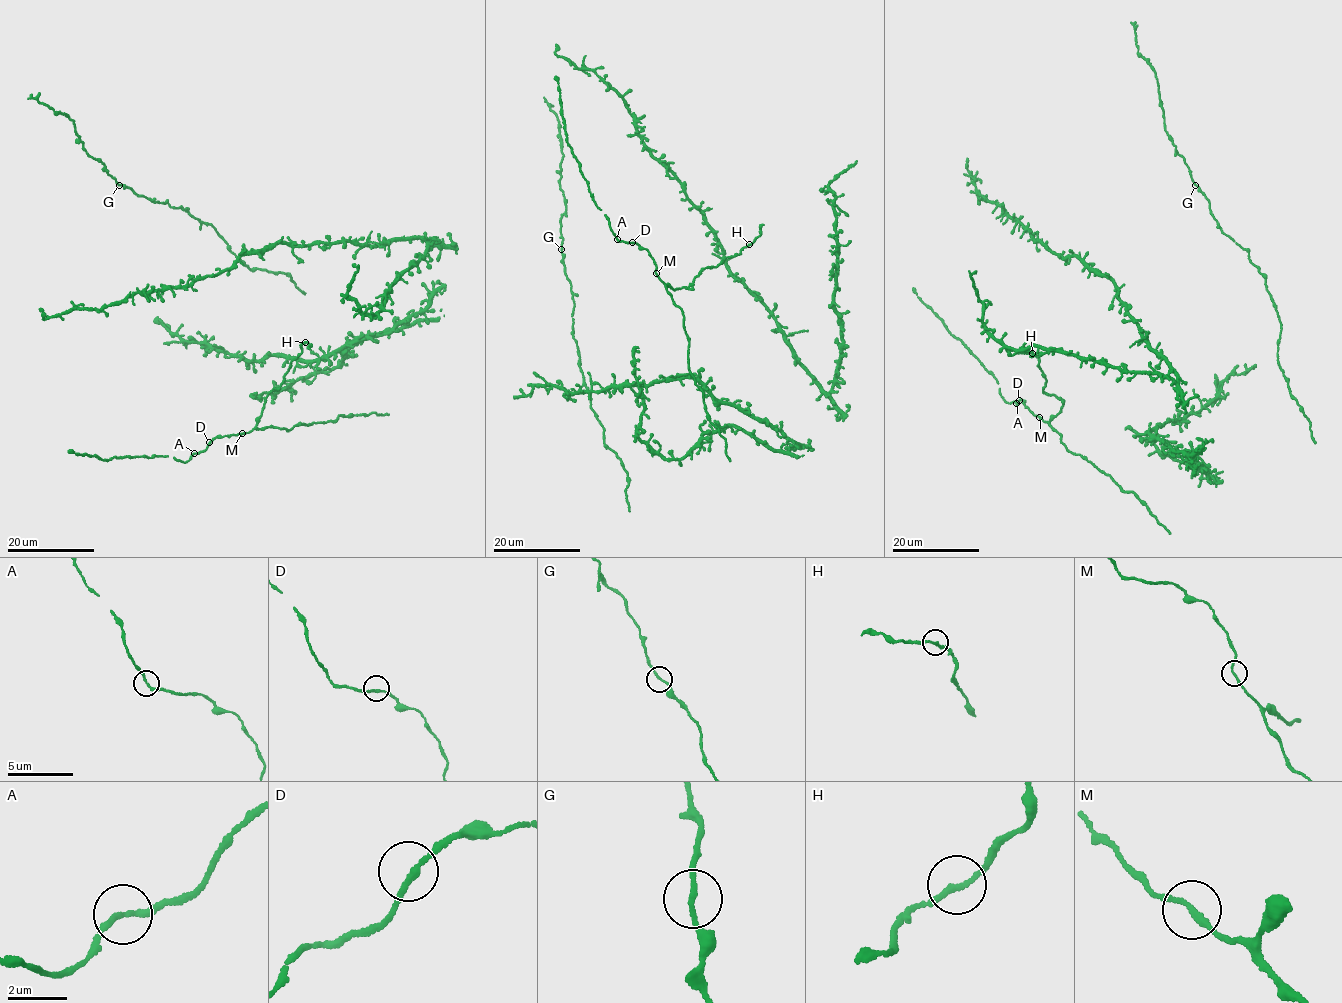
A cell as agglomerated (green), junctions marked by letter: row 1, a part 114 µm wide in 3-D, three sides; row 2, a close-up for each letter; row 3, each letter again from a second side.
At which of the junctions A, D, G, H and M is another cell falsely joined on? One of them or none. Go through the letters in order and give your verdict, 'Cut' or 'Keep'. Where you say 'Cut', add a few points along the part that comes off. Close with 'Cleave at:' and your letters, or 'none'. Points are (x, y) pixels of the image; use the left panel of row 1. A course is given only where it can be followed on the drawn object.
A: Keep
D: Keep
G: Keep
H: Keep
M: Keep
Cleave at: none

